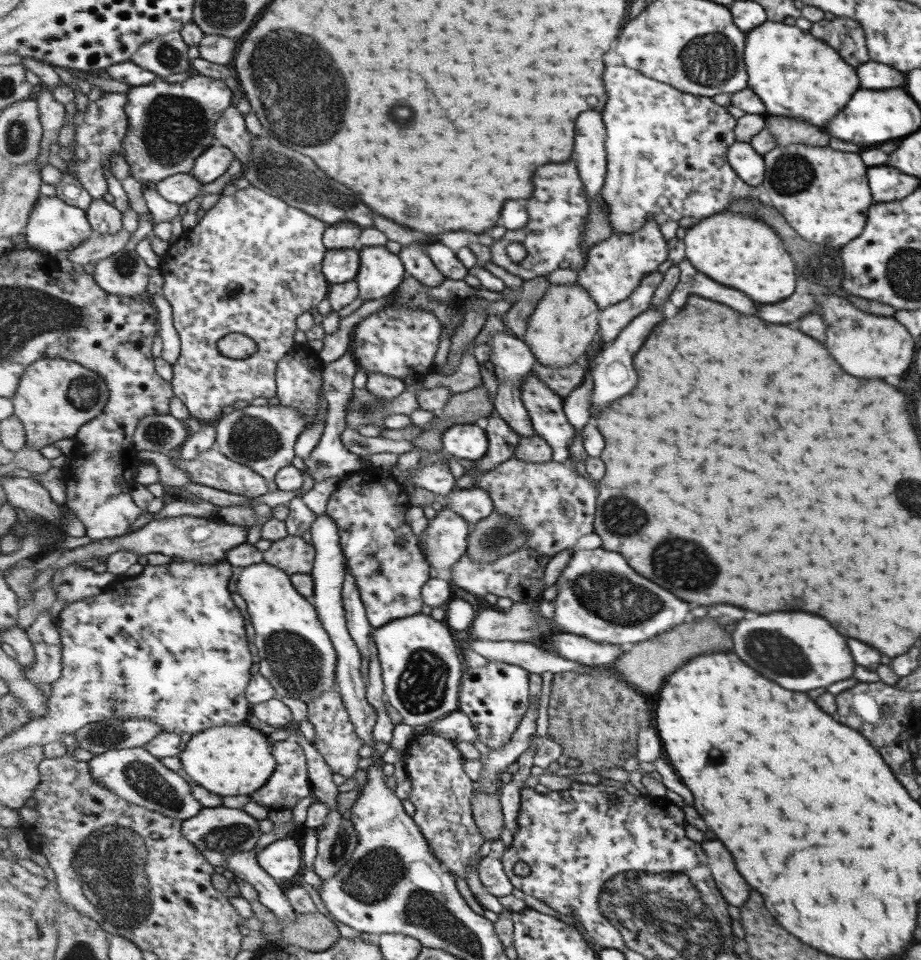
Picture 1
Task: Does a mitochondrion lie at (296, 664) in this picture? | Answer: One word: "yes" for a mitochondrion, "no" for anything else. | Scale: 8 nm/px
yes

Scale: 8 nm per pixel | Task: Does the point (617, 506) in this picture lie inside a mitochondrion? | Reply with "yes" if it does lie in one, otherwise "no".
yes

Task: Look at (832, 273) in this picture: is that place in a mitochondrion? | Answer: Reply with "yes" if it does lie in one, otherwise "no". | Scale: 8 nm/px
yes

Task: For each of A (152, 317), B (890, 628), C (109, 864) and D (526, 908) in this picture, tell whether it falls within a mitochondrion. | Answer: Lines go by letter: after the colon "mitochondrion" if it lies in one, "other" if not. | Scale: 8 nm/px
A: other
B: other
C: mitochondrion
D: other

